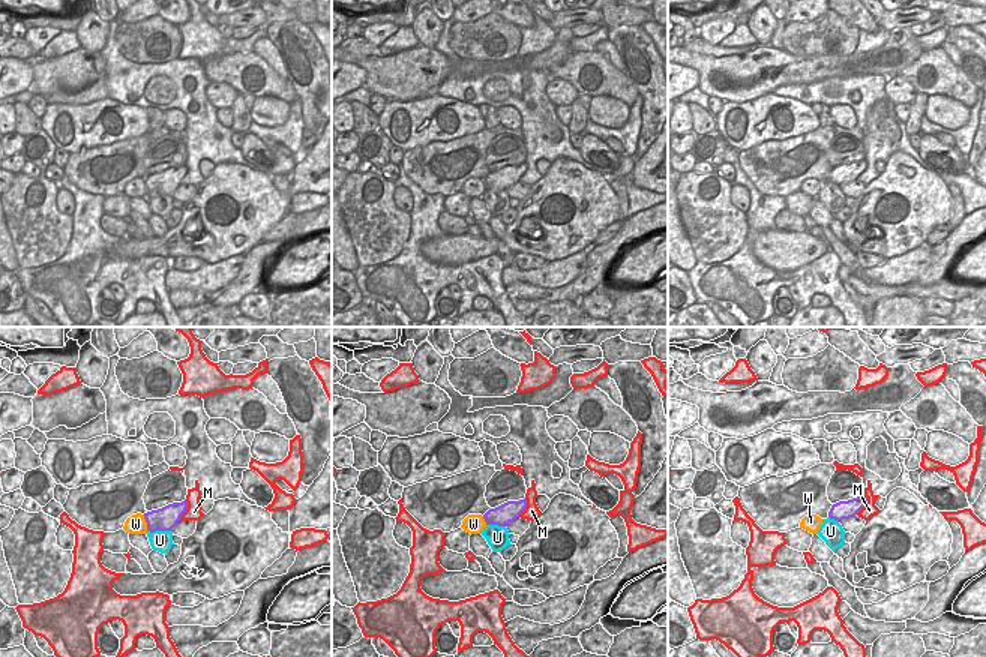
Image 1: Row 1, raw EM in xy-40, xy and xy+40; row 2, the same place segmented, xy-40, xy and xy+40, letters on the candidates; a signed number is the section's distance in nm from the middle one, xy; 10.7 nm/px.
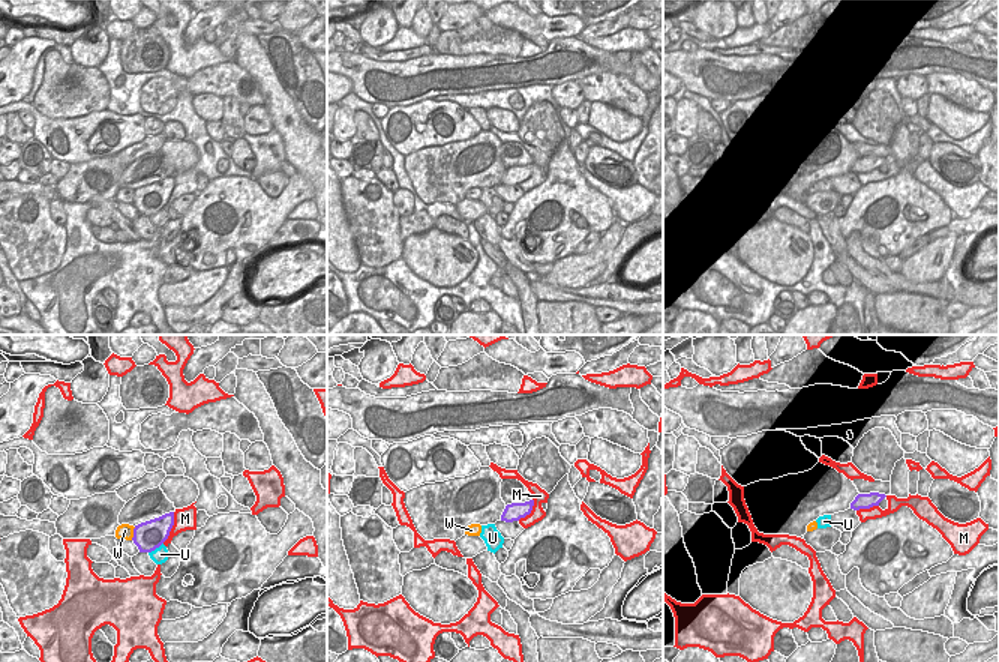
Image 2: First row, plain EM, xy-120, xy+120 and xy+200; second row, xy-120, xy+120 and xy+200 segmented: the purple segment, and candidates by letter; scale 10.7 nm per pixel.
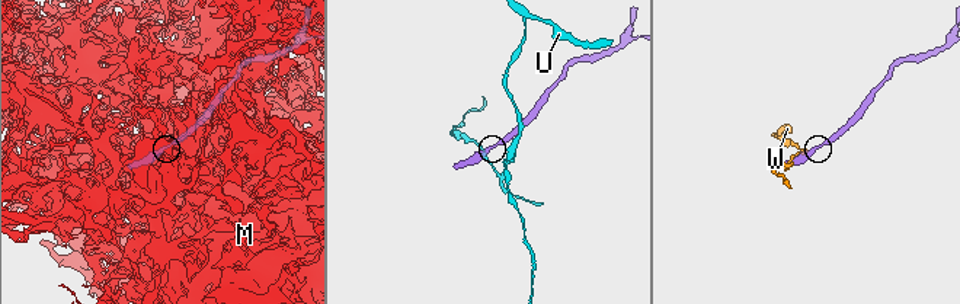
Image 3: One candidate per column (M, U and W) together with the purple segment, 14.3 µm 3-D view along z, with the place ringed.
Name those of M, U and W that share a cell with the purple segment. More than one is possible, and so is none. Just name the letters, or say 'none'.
none

